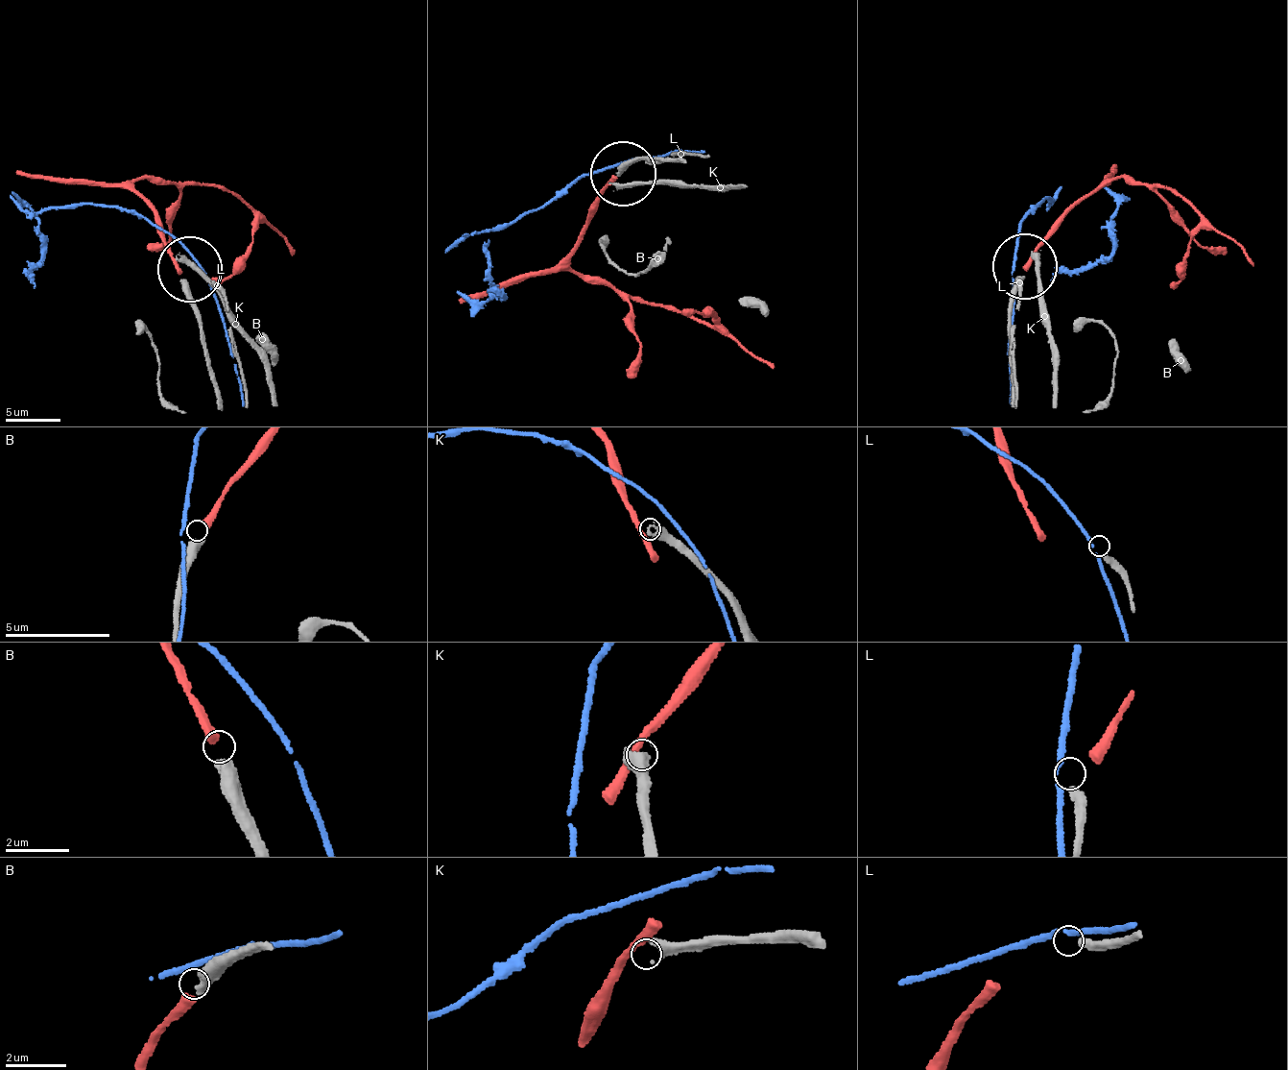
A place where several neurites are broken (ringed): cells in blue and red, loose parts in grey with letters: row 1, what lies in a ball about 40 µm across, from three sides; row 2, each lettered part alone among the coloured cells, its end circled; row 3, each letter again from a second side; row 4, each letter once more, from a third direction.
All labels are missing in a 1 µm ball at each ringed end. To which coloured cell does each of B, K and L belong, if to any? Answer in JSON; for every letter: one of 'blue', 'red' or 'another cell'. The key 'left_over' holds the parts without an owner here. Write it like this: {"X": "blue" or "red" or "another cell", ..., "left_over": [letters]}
{"B": "red", "K": "another cell", "L": "another cell", "left_over": ["K", "L"]}

